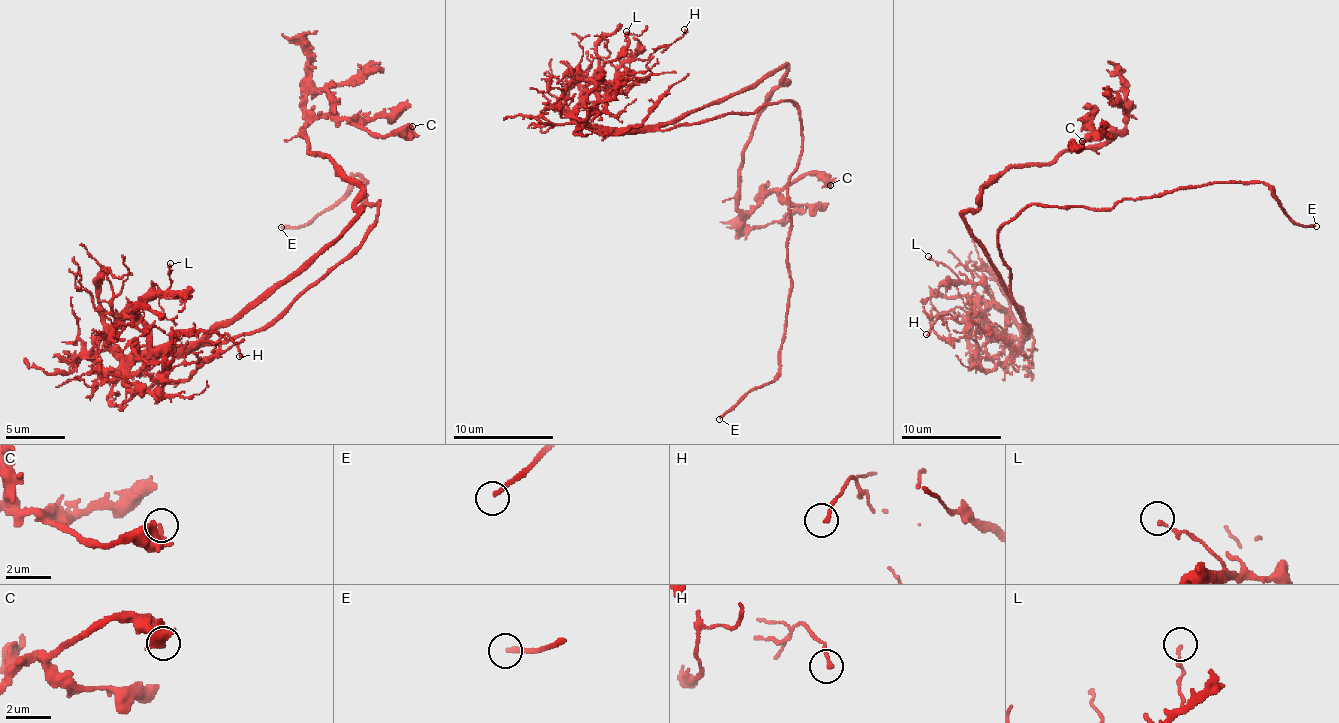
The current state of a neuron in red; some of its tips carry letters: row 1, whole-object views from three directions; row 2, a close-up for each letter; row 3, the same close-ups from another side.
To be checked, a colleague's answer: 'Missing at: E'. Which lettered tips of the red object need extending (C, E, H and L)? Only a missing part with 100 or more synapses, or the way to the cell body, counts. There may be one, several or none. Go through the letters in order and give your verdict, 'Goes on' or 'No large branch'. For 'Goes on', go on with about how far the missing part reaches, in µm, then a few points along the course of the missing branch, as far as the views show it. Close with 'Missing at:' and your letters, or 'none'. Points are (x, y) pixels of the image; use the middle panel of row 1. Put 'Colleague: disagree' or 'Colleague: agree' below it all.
C: No large branch
E: Goes on. Missing length about 10 µm
H: No large branch
L: No large branch
Missing at: E
Colleague: agree

